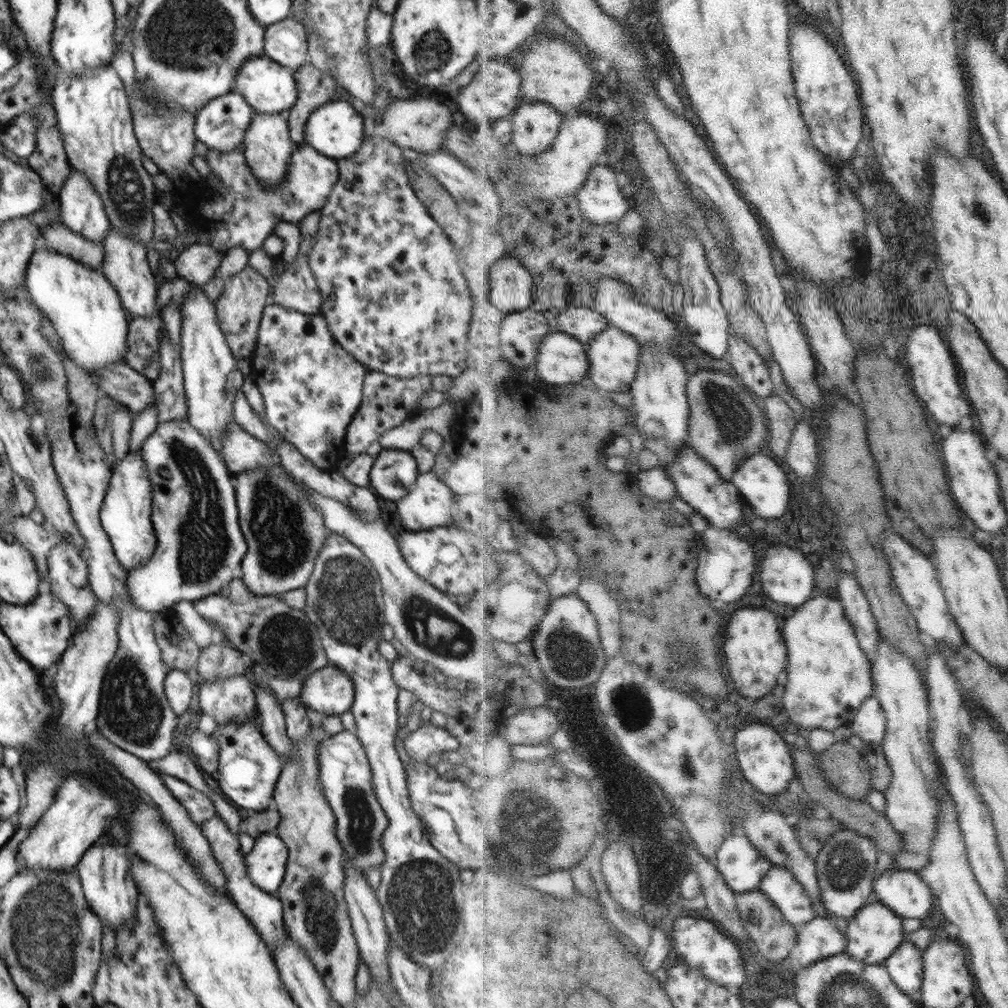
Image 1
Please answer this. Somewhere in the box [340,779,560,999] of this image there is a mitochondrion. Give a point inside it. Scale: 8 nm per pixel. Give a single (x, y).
(419, 888)

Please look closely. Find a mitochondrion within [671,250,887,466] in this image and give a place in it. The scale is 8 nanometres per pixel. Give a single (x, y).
(730, 415)

